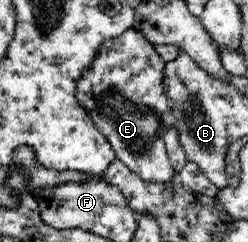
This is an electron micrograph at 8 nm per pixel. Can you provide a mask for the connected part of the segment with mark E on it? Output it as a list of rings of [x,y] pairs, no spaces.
[[[131,28],[115,39],[102,43],[91,67],[79,77],[75,89],[79,104],[85,108],[95,127],[107,138],[116,159],[122,161],[143,181],[151,183],[171,183],[178,180],[177,173],[169,163],[164,142],[164,135],[168,127],[173,124],[165,82],[163,82],[165,65],[165,60],[157,53],[155,46],[143,33]]]

